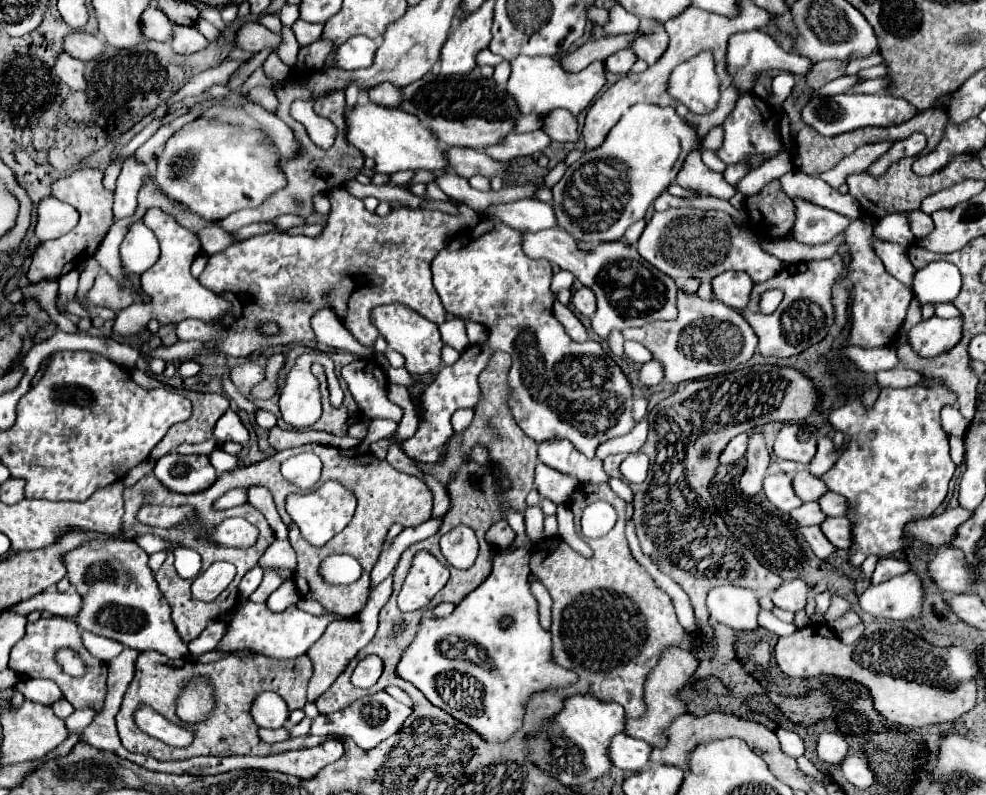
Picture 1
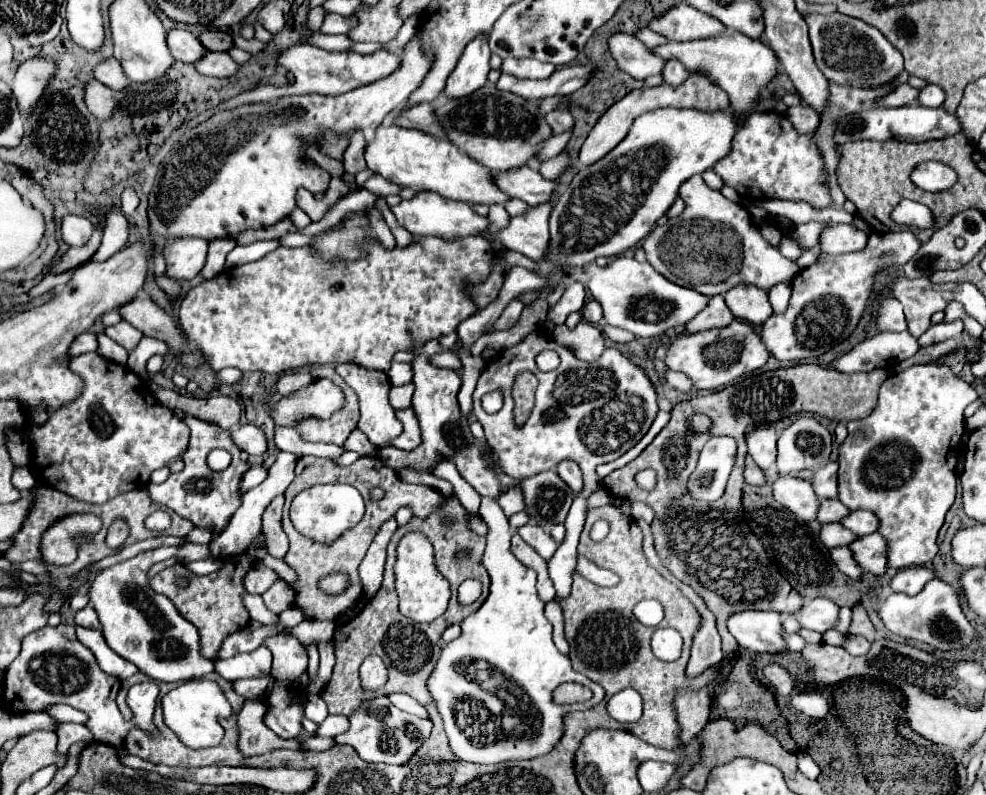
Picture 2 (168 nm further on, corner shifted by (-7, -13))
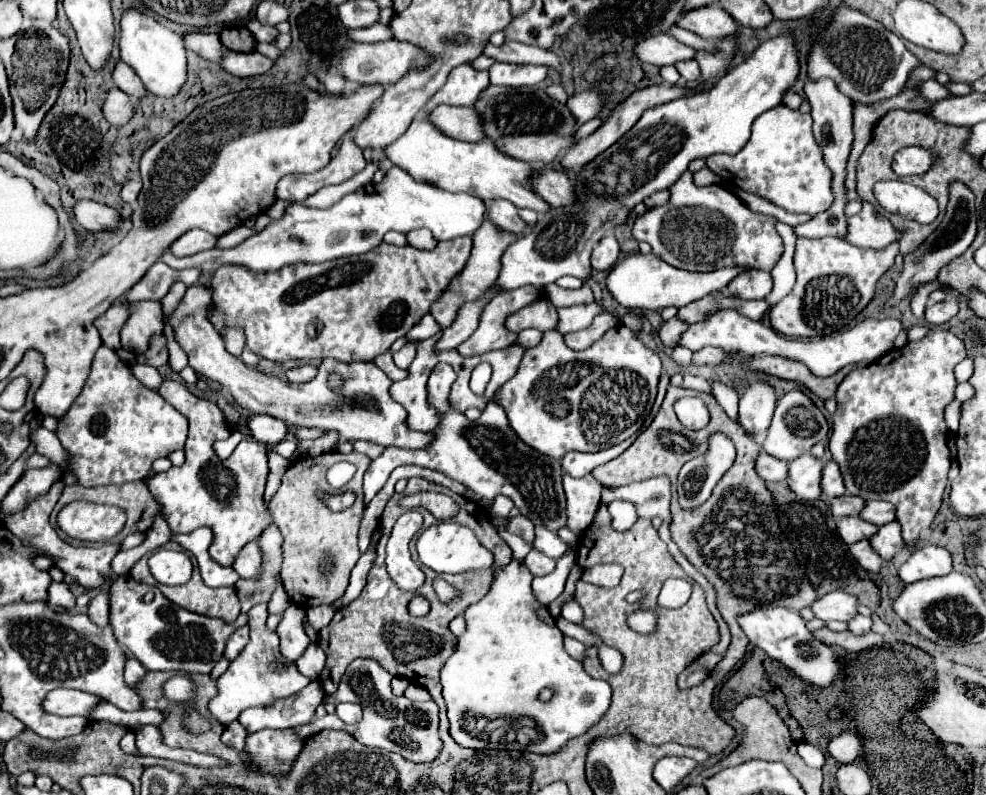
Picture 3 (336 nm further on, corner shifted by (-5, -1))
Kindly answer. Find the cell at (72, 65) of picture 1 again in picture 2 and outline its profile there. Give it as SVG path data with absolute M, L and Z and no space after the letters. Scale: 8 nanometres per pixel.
M97 80L89 82L89 86L85 88L85 102L89 112L99 120L109 120L113 116L113 108L115 108L113 90L103 86L101 82Z

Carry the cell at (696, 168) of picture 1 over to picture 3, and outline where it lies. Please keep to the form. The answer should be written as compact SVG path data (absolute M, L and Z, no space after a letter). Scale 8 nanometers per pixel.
M689 170L681 174L669 192L669 204L651 208L639 216L633 226L633 236L639 242L647 242L667 264L691 272L727 266L751 266L755 270L771 272L775 262L779 262L783 242L775 232L775 218L751 212L735 194L721 186L697 188Z

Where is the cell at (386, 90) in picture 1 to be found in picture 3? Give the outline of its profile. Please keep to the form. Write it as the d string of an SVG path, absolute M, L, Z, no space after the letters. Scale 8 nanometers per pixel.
M437 106L437 110L423 116L449 138L465 142L483 140L481 120L471 106Z

